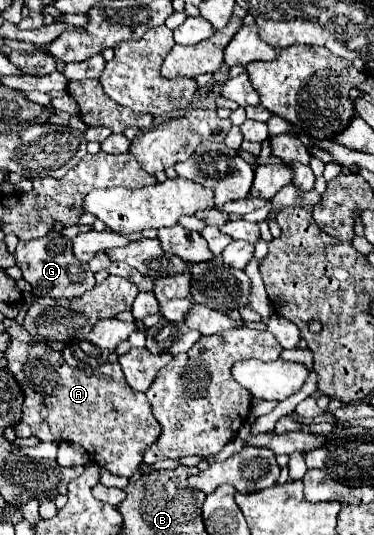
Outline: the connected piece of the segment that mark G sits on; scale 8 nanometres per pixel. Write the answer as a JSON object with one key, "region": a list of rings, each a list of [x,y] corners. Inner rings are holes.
{"region":[[[53,229],[49,235],[29,241],[19,241],[17,245],[17,267],[23,271],[23,279],[33,285],[35,297],[53,297],[53,299],[73,299],[95,287],[93,271],[75,259],[71,251],[71,241],[61,235],[61,229]]]}

